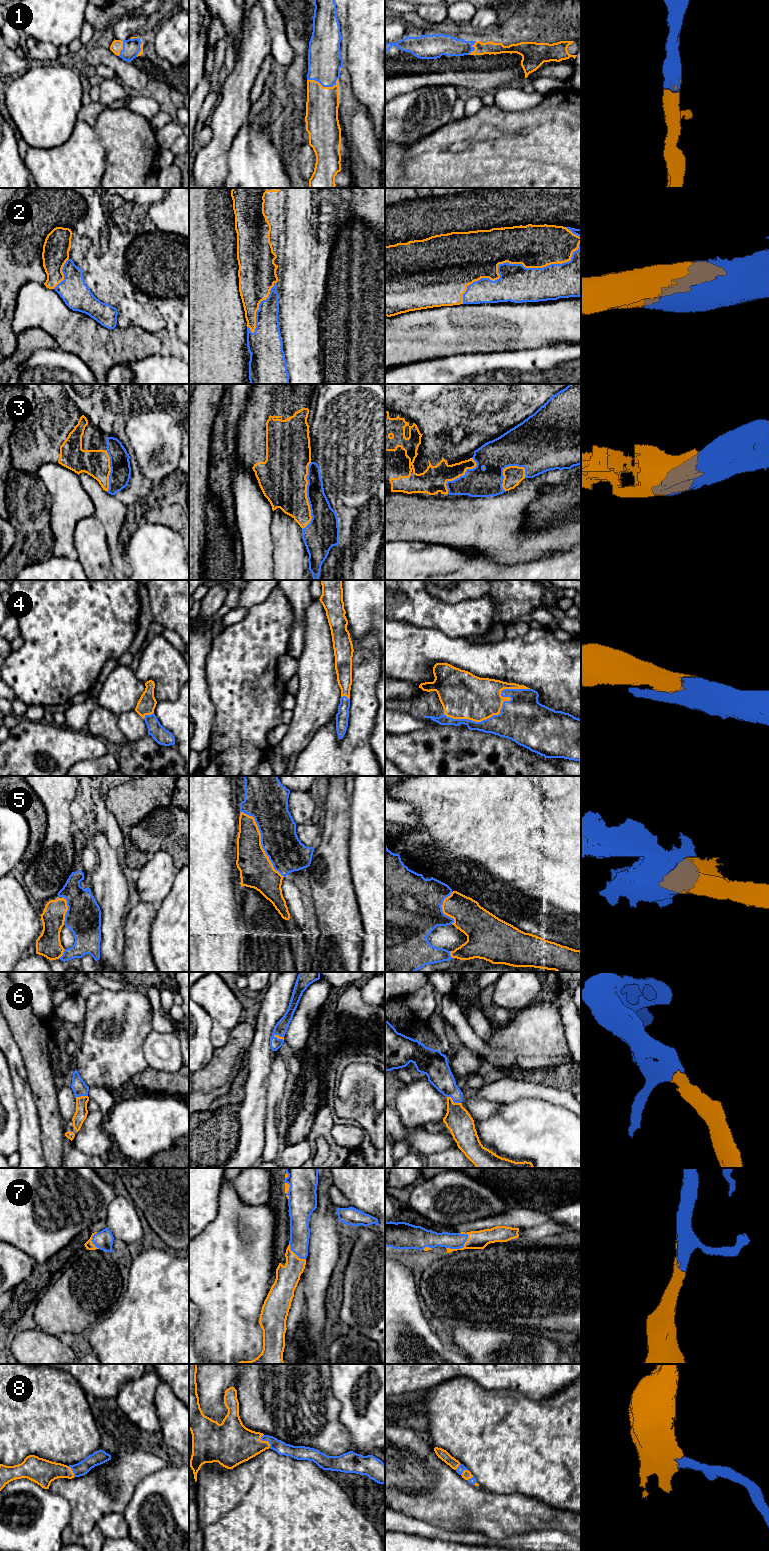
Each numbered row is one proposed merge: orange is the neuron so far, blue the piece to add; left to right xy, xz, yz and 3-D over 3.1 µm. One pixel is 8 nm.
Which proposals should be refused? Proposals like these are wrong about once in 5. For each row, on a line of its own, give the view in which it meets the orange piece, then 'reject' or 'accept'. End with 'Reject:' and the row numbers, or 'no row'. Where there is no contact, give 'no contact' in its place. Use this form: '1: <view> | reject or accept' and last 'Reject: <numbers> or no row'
1: xz | accept
2: yz | accept
3: xz | accept
4: yz | accept
5: xz | accept
6: yz | accept
7: yz | accept
8: xz | accept
Reject: no row

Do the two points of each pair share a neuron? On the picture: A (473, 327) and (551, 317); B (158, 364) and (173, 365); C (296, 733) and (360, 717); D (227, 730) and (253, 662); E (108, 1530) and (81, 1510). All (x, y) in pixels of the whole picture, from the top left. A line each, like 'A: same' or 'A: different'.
A: same
B: same
C: different
D: same
E: different

